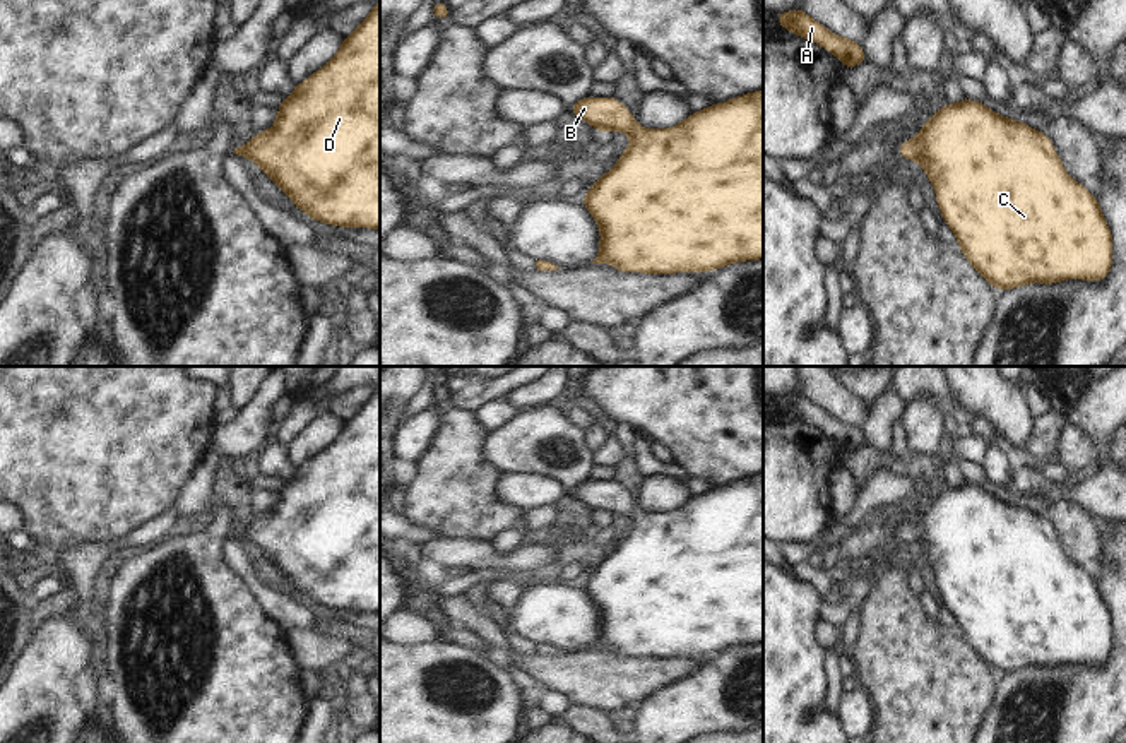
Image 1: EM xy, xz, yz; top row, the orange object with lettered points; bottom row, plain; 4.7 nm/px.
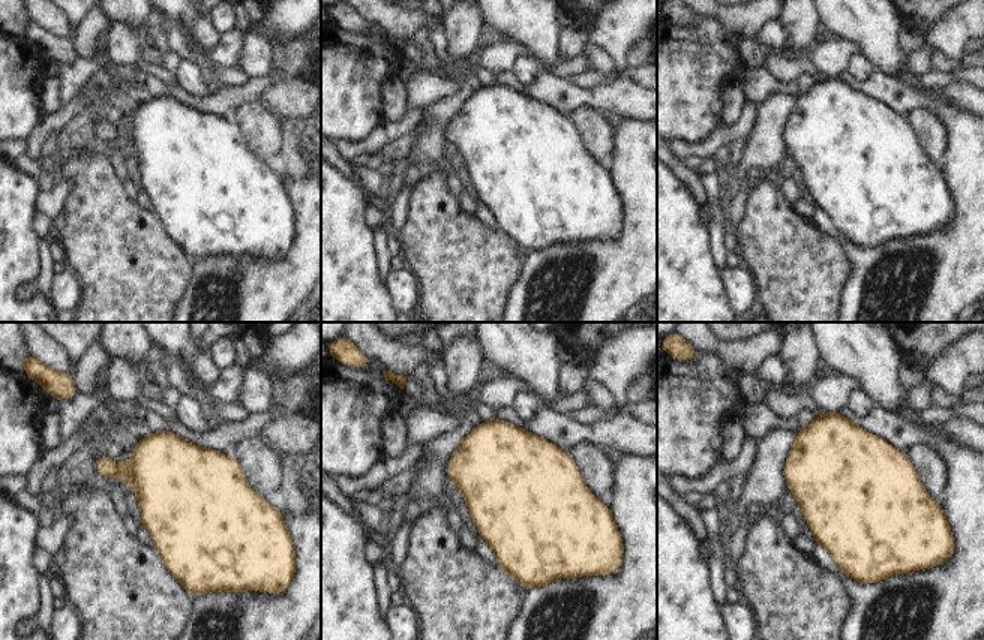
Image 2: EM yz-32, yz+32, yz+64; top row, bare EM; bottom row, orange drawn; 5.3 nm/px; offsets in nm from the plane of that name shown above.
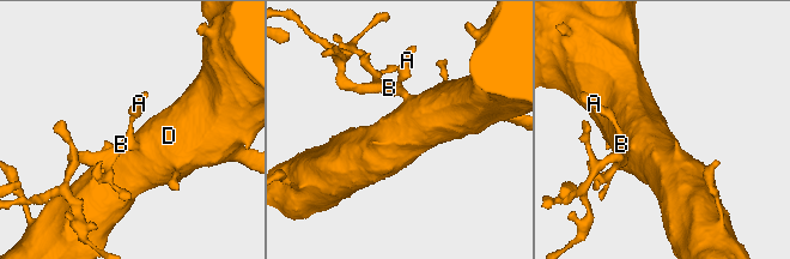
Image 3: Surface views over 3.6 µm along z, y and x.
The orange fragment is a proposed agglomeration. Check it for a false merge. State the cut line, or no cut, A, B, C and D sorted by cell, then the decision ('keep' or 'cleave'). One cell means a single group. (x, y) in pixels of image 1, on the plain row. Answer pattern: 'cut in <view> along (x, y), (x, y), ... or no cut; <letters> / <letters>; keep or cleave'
no cut; A B C D; keep

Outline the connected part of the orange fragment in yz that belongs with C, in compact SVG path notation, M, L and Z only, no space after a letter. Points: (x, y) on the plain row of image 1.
M974 483L948 486L927 502L919 519L902 524L898 536L905 544L916 543L936 574L943 604L957 618L969 647L994 673L1013 673L1030 666L1054 668L1064 663L1097 666L1112 649L1112 618L1095 579L1075 565L1047 520L1027 507L1005 502Z

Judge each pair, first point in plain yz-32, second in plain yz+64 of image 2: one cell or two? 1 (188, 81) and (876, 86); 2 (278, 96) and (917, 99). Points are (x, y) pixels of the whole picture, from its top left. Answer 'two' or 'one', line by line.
1: two
2: one

